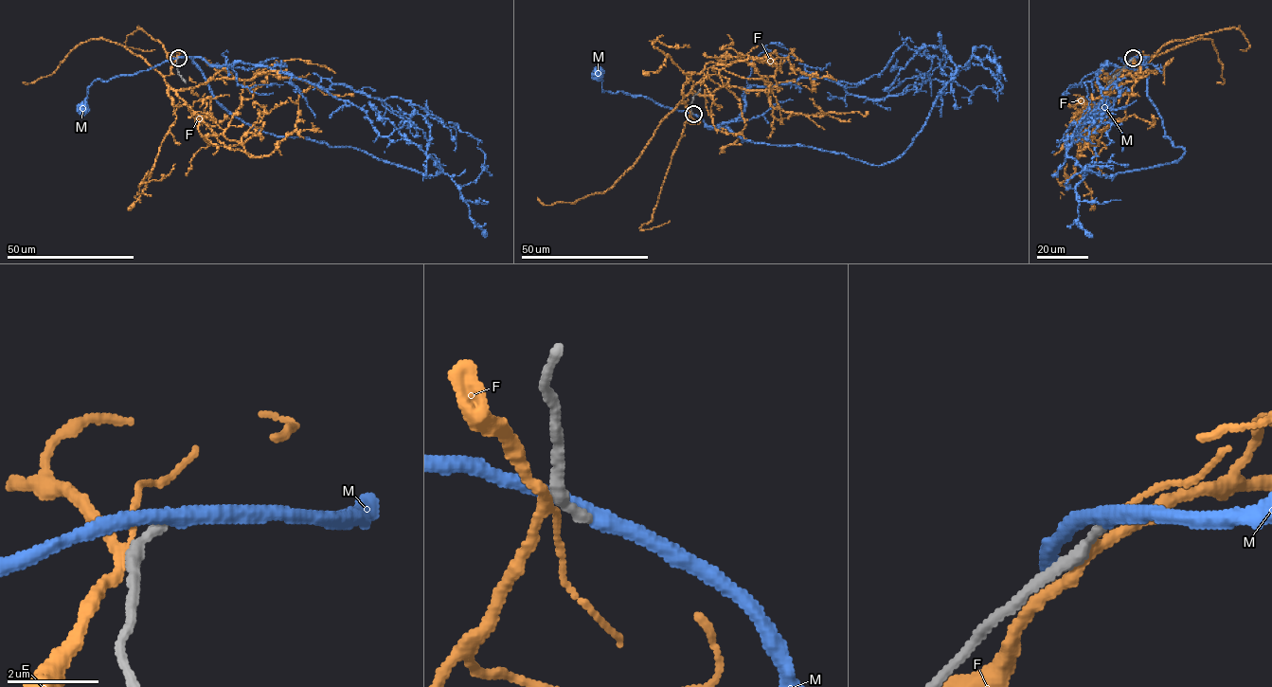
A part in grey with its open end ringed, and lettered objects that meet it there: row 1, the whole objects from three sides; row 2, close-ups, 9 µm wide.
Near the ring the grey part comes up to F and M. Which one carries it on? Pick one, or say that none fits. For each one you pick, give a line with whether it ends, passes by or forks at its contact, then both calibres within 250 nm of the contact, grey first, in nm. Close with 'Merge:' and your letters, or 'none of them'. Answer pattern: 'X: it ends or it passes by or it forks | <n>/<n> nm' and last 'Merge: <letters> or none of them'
M: it passes by | 260/340 nm
Merge: M

